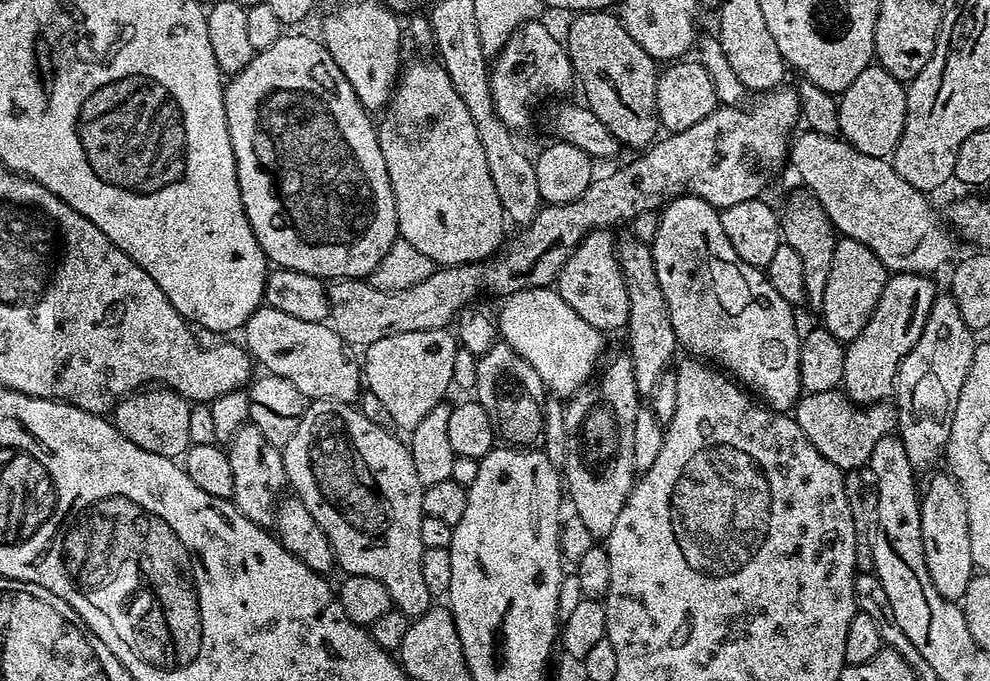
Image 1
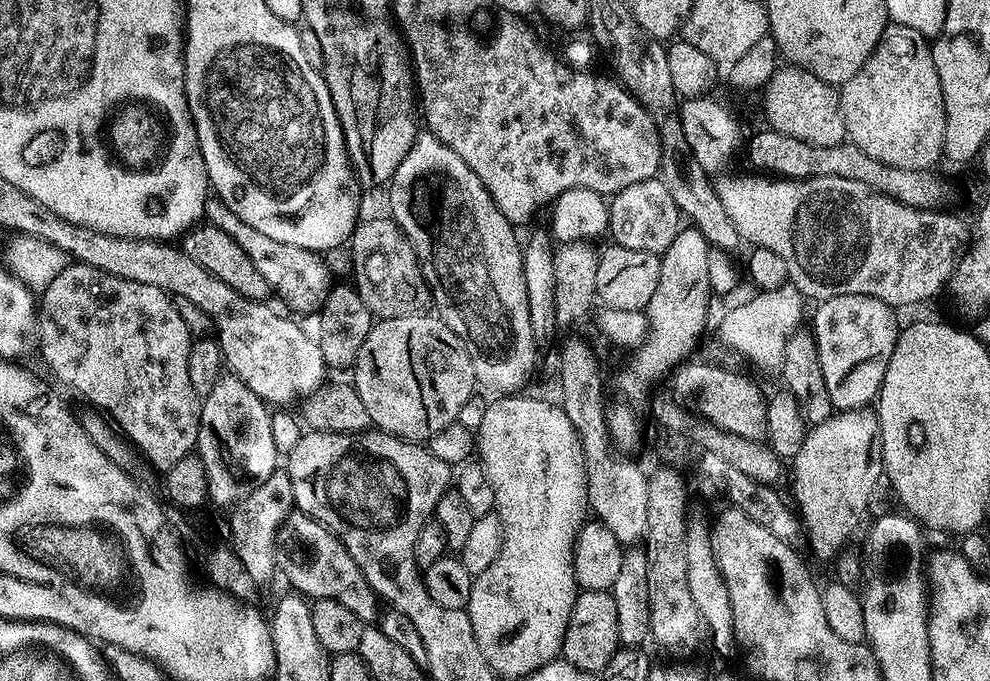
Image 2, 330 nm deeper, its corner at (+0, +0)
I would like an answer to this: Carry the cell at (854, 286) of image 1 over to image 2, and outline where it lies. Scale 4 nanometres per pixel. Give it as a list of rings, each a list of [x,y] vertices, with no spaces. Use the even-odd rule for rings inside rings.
[[[838,294],[819,301],[815,307],[816,317],[812,320],[810,331],[816,338],[818,362],[822,362],[822,378],[826,378],[826,394],[830,394],[833,409],[847,410],[871,405],[879,397],[886,366],[890,366],[890,354],[894,354],[896,340],[902,331],[902,324],[896,321],[897,309],[878,298],[862,294]]]

